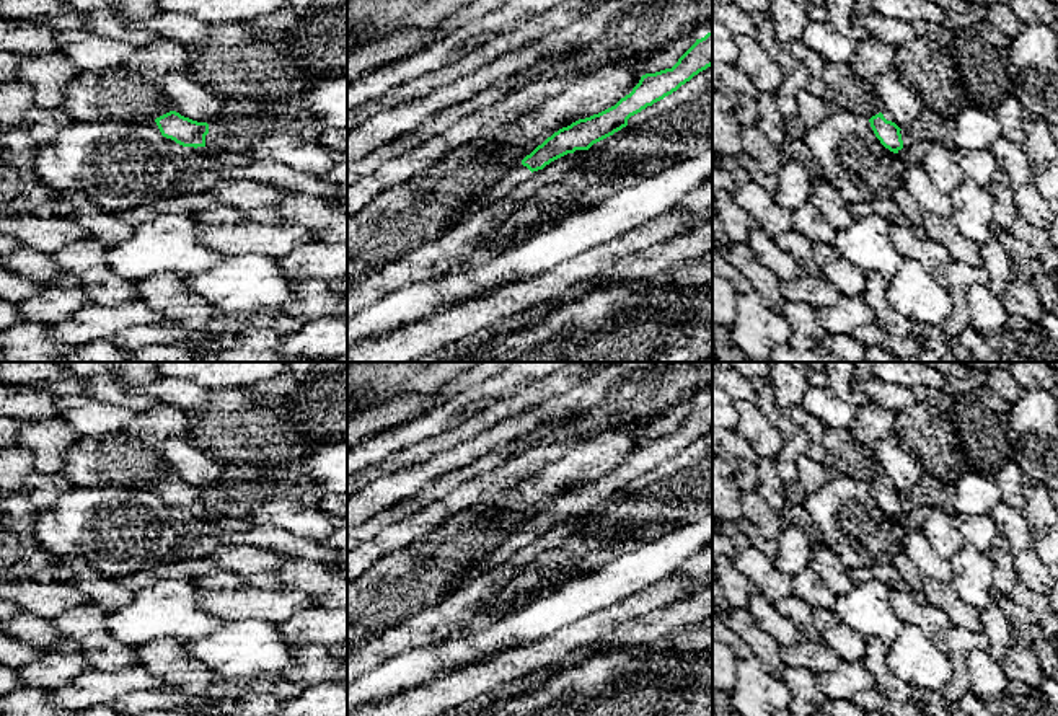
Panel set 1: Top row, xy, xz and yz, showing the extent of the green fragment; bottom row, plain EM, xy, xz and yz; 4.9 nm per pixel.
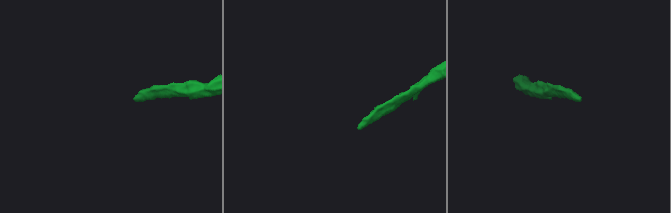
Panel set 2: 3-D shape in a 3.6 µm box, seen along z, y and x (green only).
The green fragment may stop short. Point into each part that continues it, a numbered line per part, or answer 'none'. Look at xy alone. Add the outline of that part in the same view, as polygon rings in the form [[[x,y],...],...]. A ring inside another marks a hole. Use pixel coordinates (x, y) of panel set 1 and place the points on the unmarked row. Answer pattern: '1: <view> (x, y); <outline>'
none

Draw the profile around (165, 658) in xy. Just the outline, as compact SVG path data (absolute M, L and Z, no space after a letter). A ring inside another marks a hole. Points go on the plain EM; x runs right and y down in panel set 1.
M174 638L145 643L137 652L137 665L156 675L165 688L194 696L209 696L218 680L184 652L183 643Z

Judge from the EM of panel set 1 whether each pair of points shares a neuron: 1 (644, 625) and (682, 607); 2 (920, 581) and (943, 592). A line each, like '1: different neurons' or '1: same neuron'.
1: same neuron
2: different neurons

